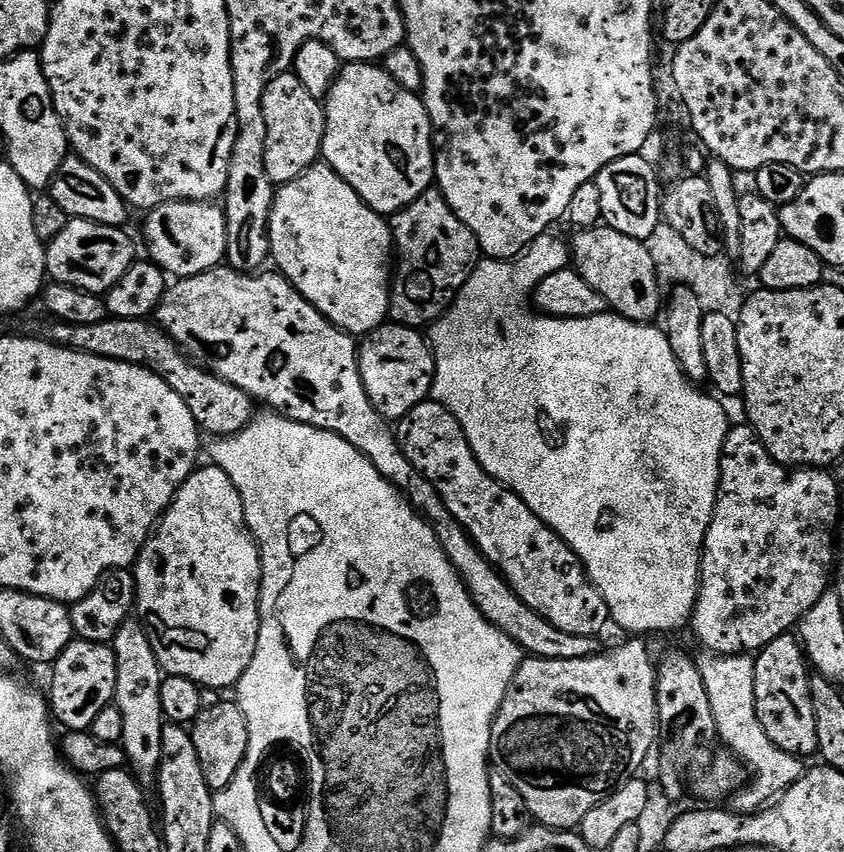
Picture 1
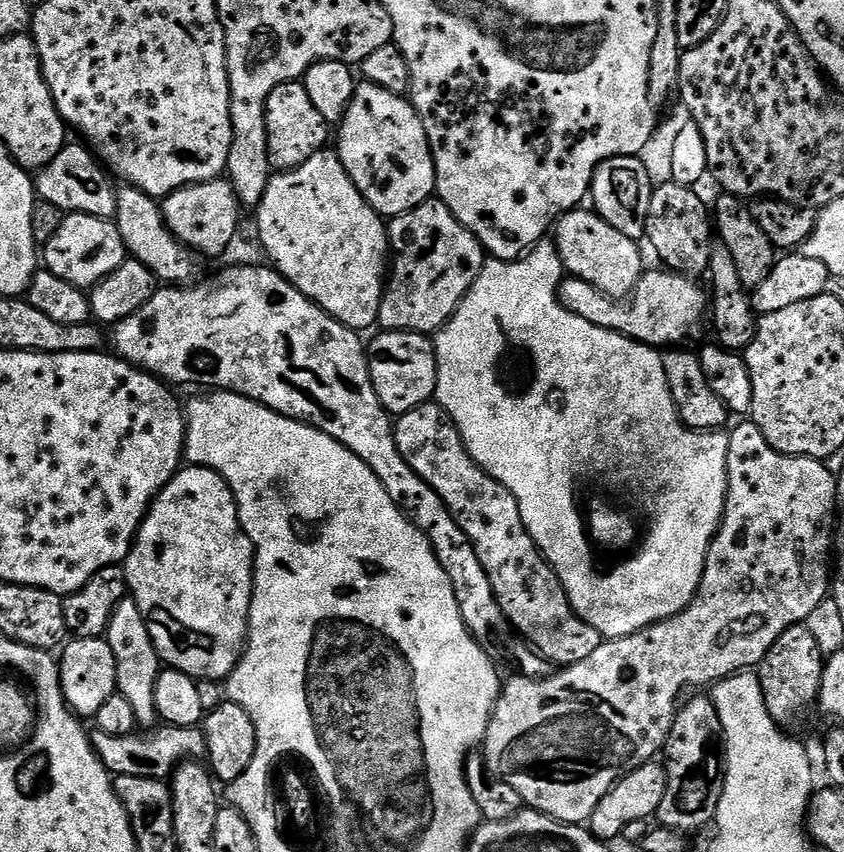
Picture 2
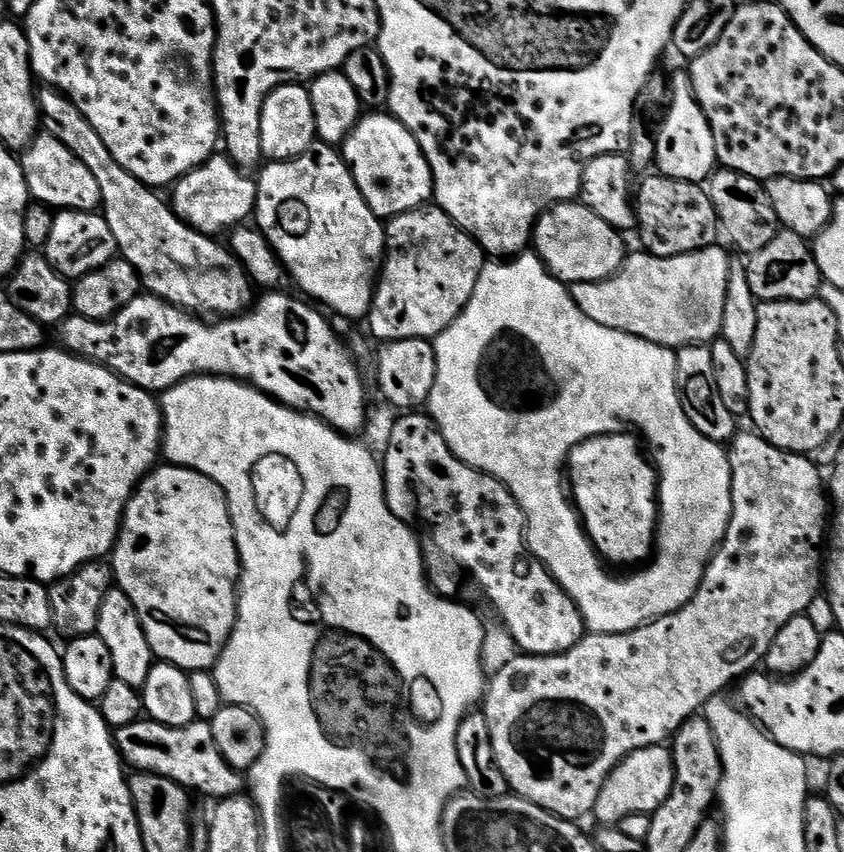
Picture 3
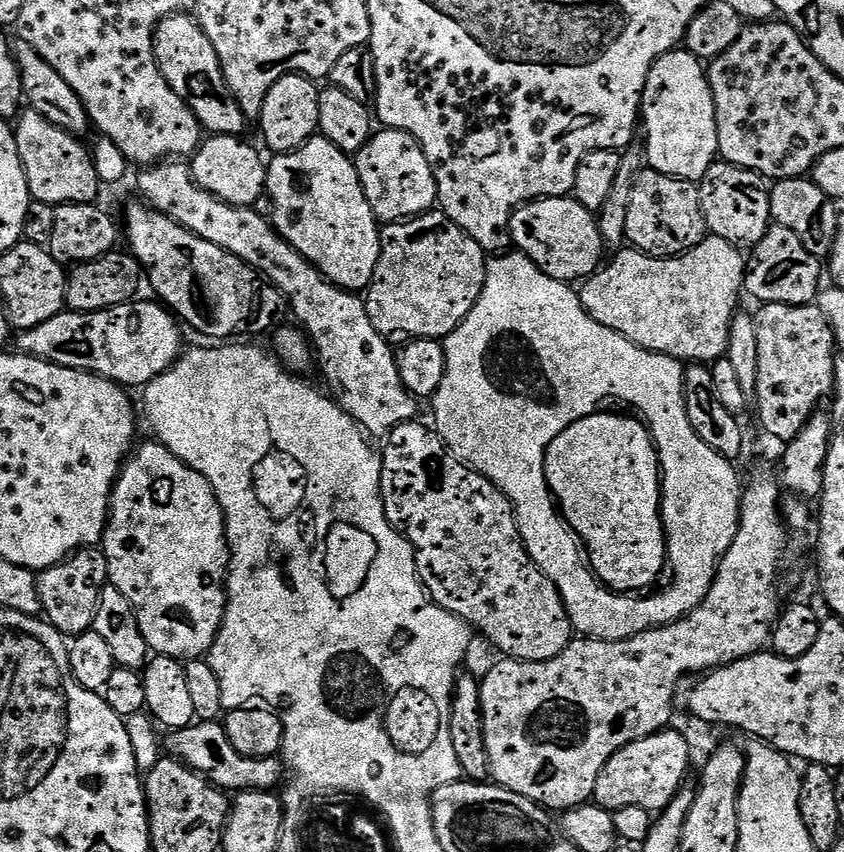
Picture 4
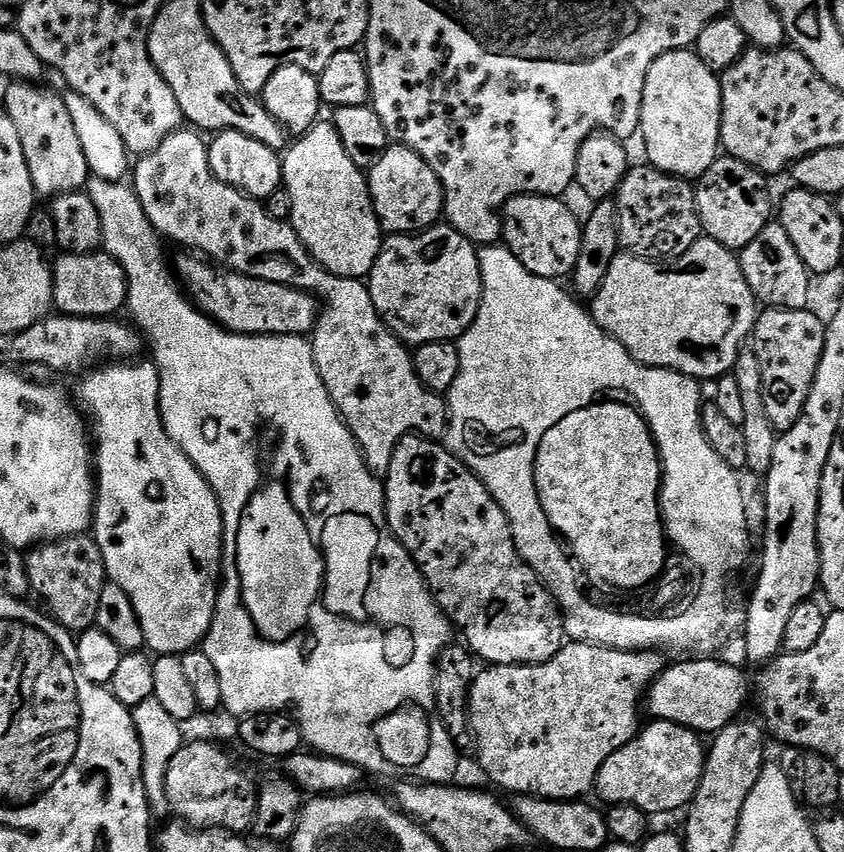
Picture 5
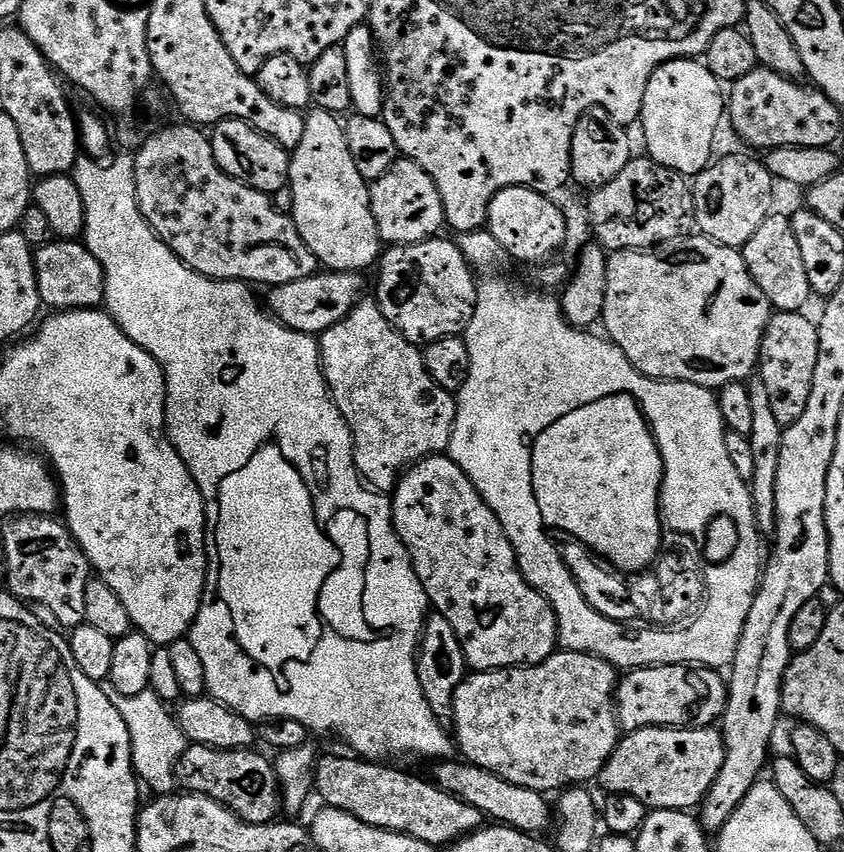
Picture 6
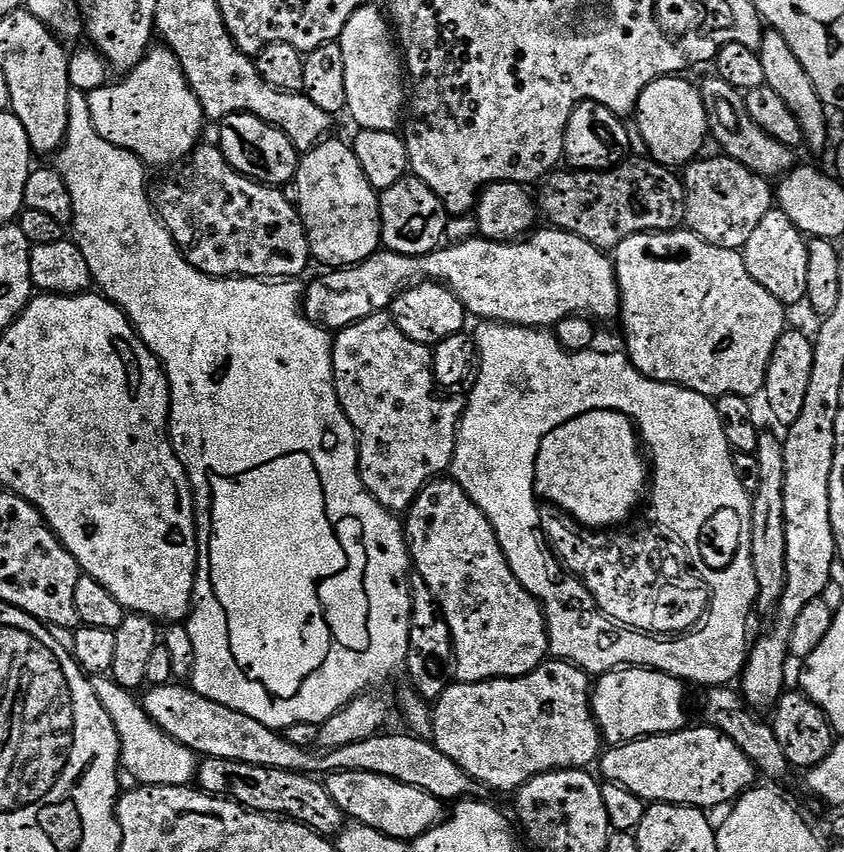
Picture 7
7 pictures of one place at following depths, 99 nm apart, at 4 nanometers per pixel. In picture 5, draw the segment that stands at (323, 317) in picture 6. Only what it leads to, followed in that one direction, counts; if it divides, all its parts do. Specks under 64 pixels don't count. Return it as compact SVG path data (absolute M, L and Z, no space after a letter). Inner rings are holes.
M180 254L174 260L174 272L193 304L213 322L227 332L240 332L244 336L303 336L307 337L316 326L318 301L315 296L297 288L287 288L285 284L275 284L259 280L253 276L244 276L240 272L230 272L219 264L201 258L196 254Z

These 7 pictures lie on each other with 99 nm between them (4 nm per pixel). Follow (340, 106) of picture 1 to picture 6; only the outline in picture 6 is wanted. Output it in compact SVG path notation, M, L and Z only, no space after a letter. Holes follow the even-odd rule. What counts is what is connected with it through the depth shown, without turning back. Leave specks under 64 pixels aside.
M397 159L396 164L390 166L386 174L382 174L382 178L371 181L368 193L372 203L374 222L378 226L378 234L385 245L417 244L423 240L431 240L439 233L436 231L440 227L442 229L445 227L444 207L442 198L438 194L438 186L434 178L430 178L430 174L426 174L426 170L422 170L422 166L418 166L412 160Z

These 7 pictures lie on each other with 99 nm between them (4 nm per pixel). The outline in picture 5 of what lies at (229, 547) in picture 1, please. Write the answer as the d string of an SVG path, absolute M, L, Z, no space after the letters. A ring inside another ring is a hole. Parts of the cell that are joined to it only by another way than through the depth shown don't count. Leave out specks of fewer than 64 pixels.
M116 362L101 367L104 368L101 372L89 371L80 389L74 392L94 441L96 507L91 531L102 550L107 579L126 590L138 622L142 622L147 651L180 656L193 651L203 641L216 613L216 594L222 579L224 523L214 490L194 462L166 434L160 417L160 379L156 365L136 363L140 362Z

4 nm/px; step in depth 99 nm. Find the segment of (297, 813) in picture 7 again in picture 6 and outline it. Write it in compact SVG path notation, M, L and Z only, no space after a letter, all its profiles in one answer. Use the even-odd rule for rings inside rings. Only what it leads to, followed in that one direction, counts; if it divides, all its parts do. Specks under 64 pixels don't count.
M192 744L182 754L175 769L175 779L185 793L209 796L247 824L270 824L281 815L280 787L276 784L276 770L271 759L259 756L256 750L239 748L222 750Z

